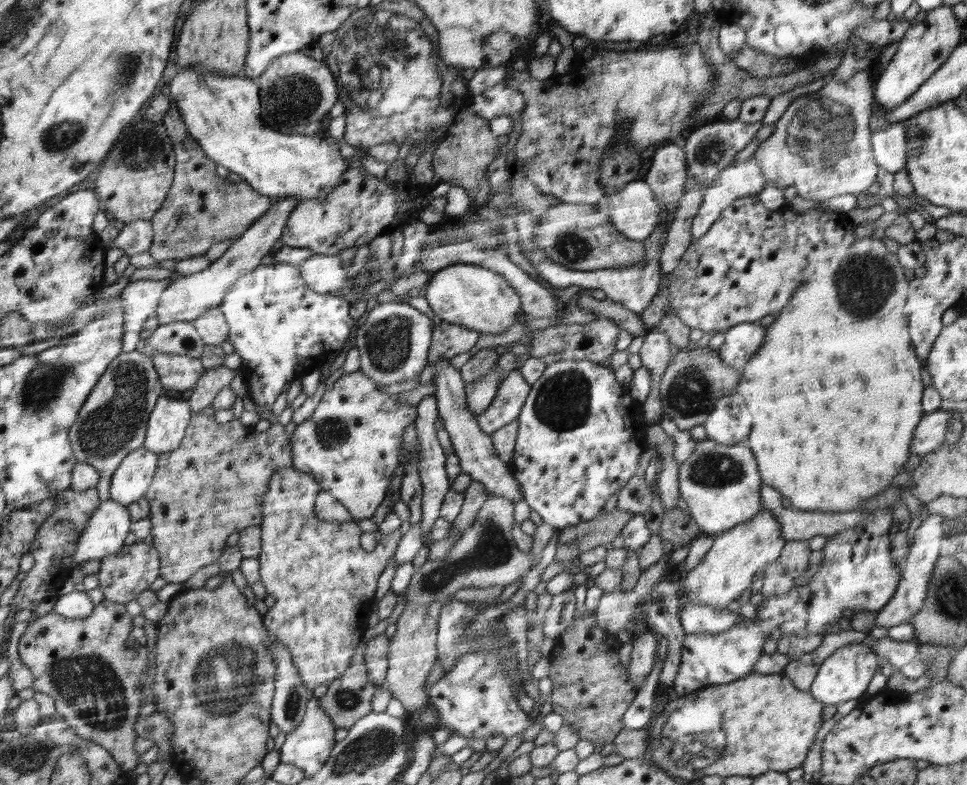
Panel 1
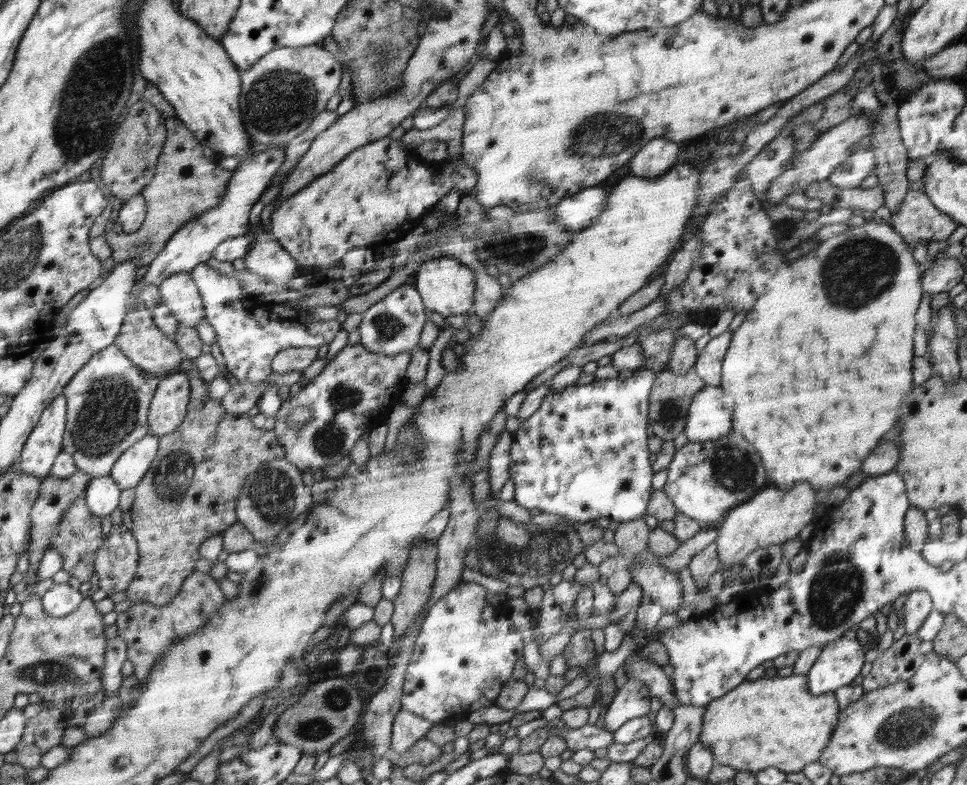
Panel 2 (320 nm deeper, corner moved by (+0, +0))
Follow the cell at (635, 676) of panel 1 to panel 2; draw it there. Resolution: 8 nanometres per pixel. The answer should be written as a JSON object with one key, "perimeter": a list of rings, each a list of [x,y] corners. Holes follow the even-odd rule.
{"perimeter":[[[628,678],[606,708],[605,729],[613,733],[632,717],[650,715],[650,701],[651,696],[645,682]]]}

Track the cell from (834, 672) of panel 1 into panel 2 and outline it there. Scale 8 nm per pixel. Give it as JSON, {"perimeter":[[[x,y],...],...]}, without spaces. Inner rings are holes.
{"perimeter":[[[842,636],[836,641],[826,643],[806,674],[809,678],[809,690],[814,695],[819,695],[834,693],[837,688],[850,685],[854,678],[860,674],[865,663],[865,652],[866,648],[856,638],[850,639]]]}

